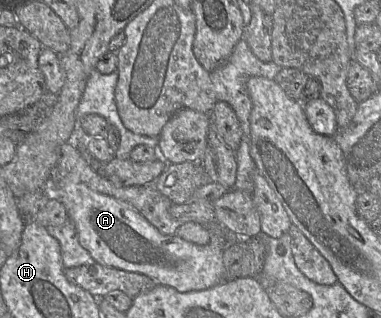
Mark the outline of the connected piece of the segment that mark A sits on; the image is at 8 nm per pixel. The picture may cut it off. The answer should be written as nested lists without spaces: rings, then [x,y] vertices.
[[[58,176],[52,181],[50,195],[64,205],[80,245],[97,264],[143,274],[156,284],[172,287],[182,293],[209,289],[225,280],[223,252],[228,243],[225,243],[223,234],[230,232],[217,224],[208,227],[211,232],[209,243],[196,245],[176,234],[160,233],[128,204],[67,177]]]

